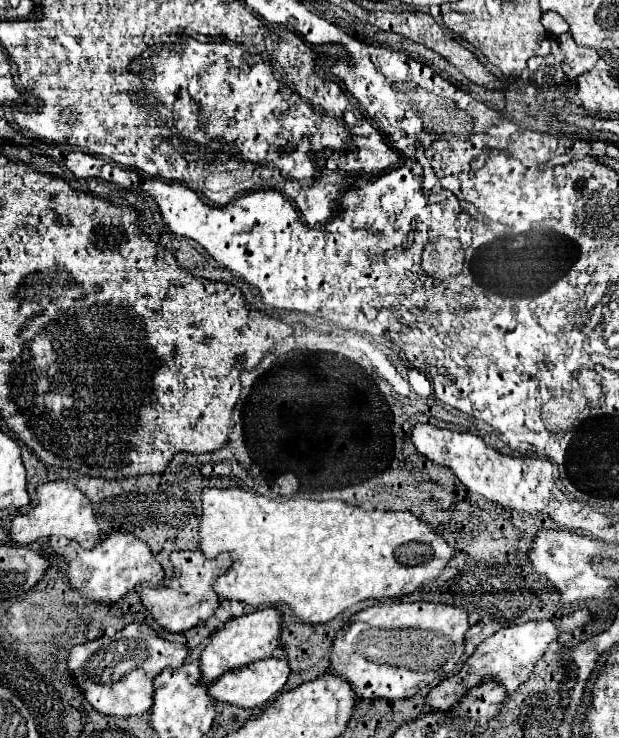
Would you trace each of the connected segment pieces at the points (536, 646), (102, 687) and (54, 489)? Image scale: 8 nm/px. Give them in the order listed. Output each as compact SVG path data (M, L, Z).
M576 610L574 614L566 614L562 618L554 618L554 620L538 620L538 622L524 622L512 628L504 628L498 630L496 634L492 634L490 638L486 638L482 644L478 644L478 648L474 650L474 654L464 662L464 666L460 668L458 674L442 680L438 686L434 686L428 696L426 696L426 708L436 712L436 710L450 710L464 692L468 692L470 688L482 684L486 678L496 680L496 684L504 686L504 690L514 692L524 680L528 680L528 676L532 674L534 664L538 662L538 658L546 652L548 644L552 640L556 640L562 632L570 632L574 628L584 626L586 622L590 622L590 612L588 610Z
M142 622L128 624L116 636L102 636L98 640L86 642L82 646L74 646L68 652L68 670L90 702L104 716L140 716L152 706L152 680L164 668L178 668L184 664L188 656L188 648L184 644L168 642L160 638L150 626Z
M46 482L36 488L36 496L38 496L38 504L30 512L16 514L12 518L10 534L8 534L12 542L30 544L40 538L54 538L54 540L68 538L68 540L78 542L84 550L90 550L100 542L102 534L96 524L94 508L90 500L76 486L68 482Z

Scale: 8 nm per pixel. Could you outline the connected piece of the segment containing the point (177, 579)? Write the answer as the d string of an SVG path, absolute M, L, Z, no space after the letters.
M172 552L170 560L174 562L174 570L172 576L168 580L166 586L162 588L144 588L140 592L140 600L146 608L146 612L168 632L184 632L200 622L204 622L206 618L210 618L218 606L218 596L212 590L214 580L224 574L230 564L232 558L228 554L220 554L214 560L204 558L200 552Z

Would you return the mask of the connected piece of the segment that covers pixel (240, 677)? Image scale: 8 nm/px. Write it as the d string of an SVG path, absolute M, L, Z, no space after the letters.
M266 658L266 660L252 662L238 670L228 670L218 680L208 684L208 694L218 702L228 702L228 704L234 704L240 708L258 708L258 706L266 704L268 700L272 700L282 690L282 686L288 680L288 674L290 674L290 666L286 660Z

